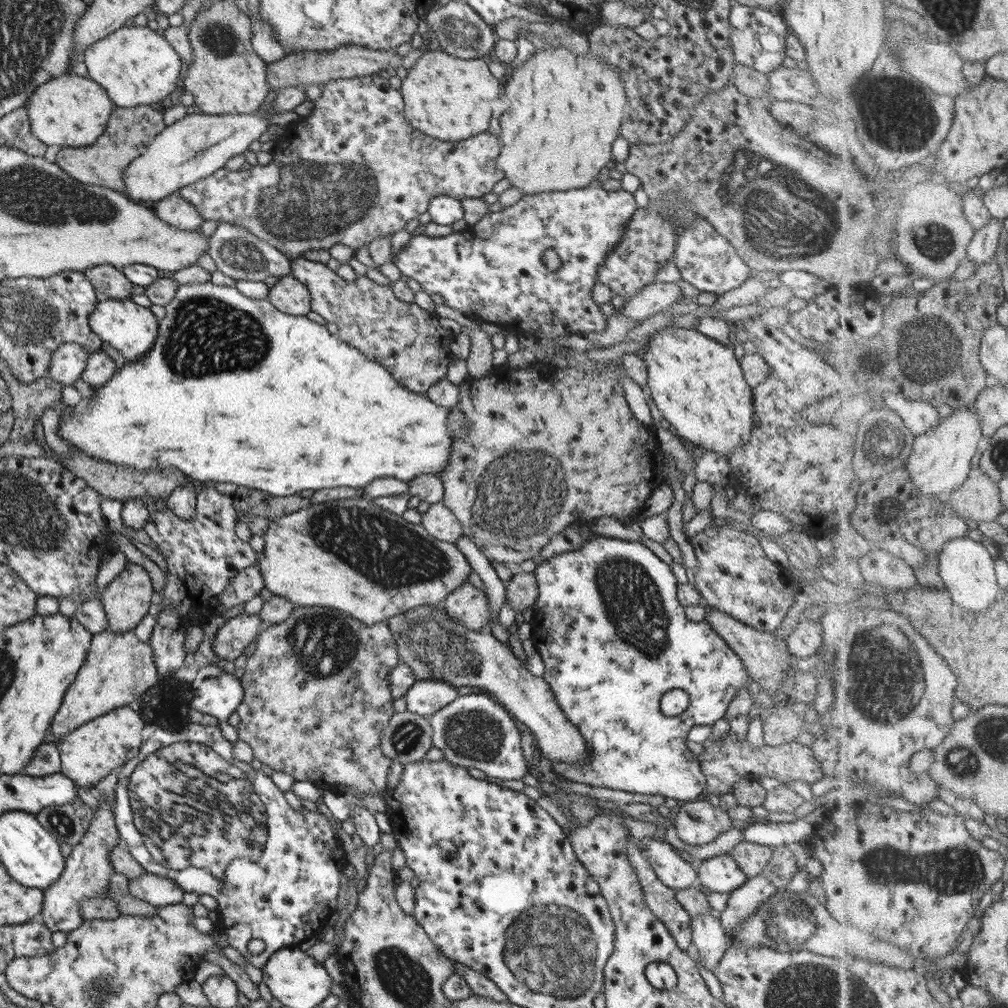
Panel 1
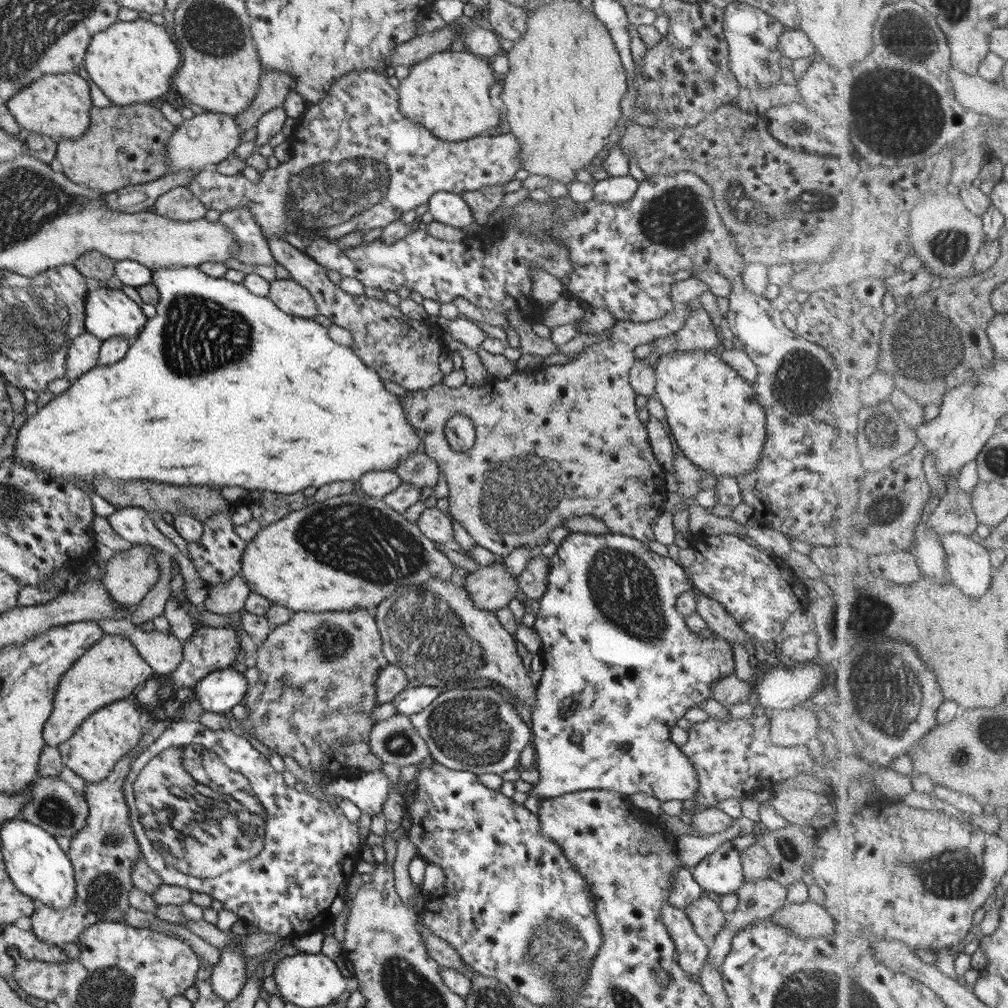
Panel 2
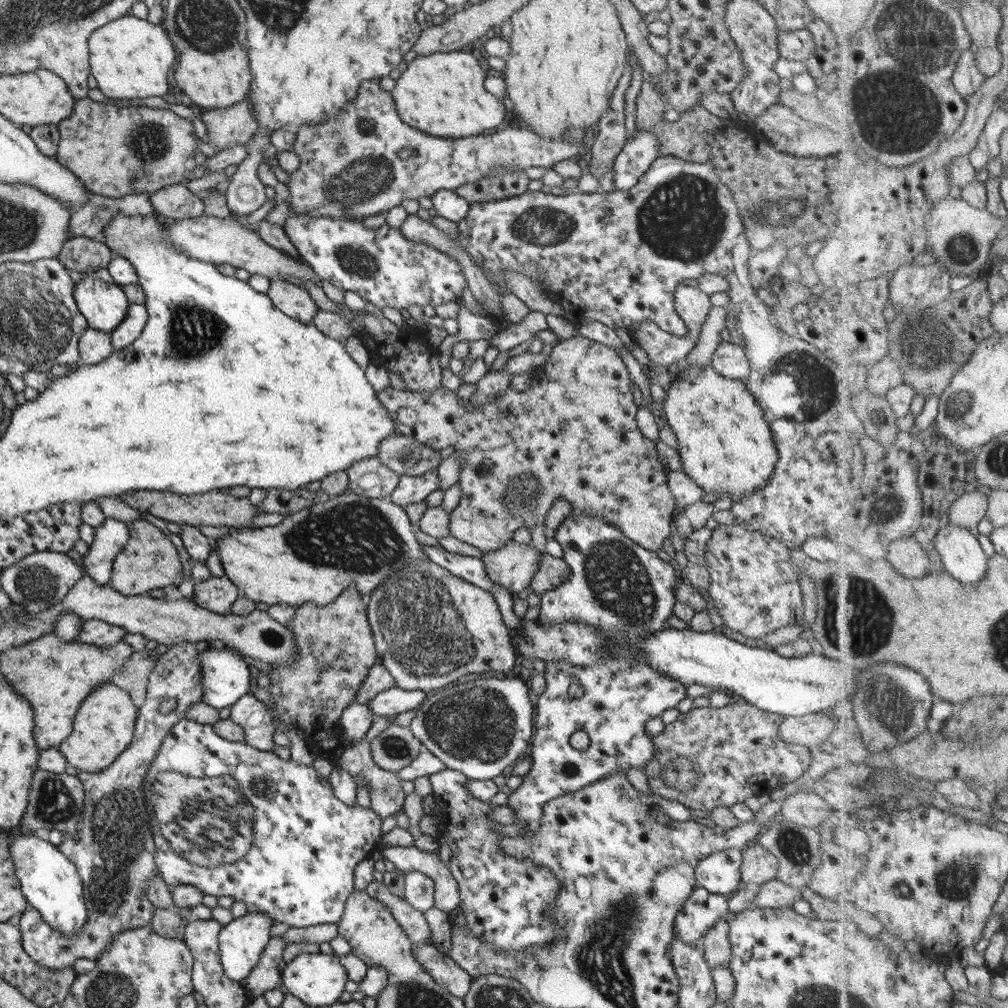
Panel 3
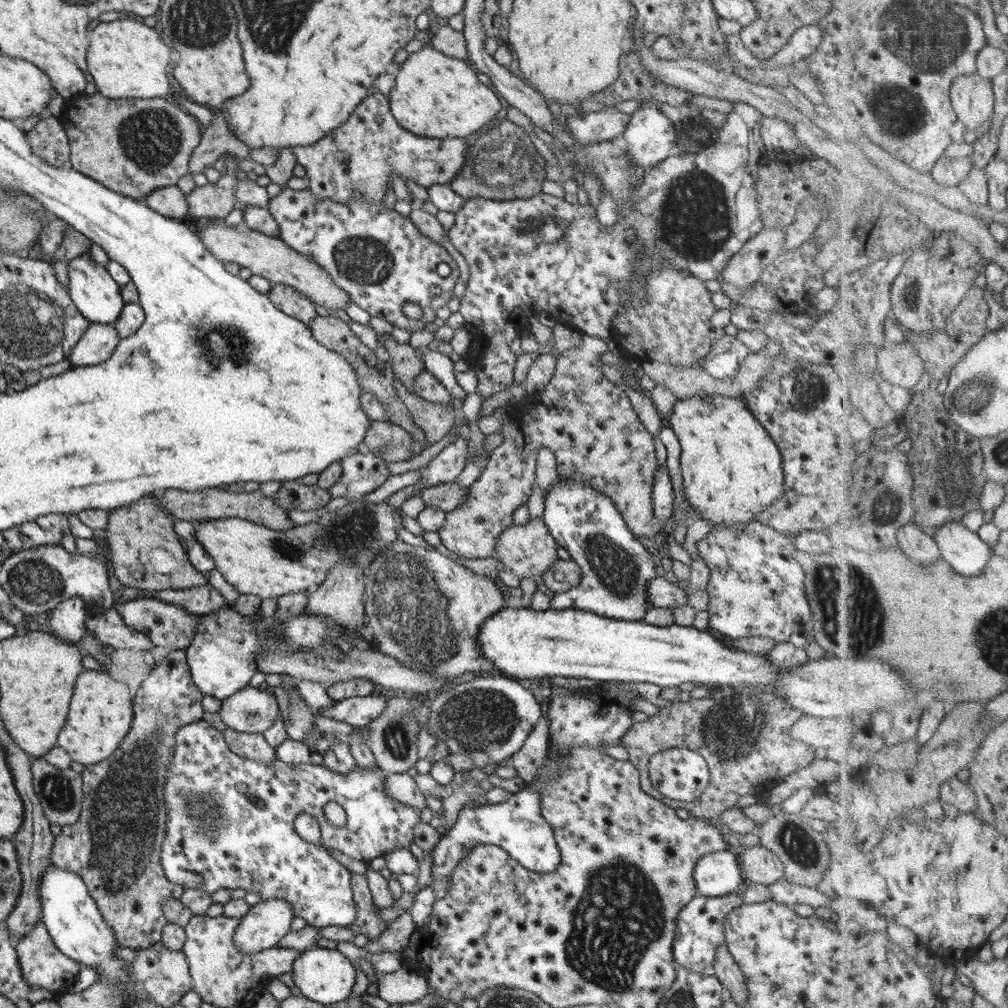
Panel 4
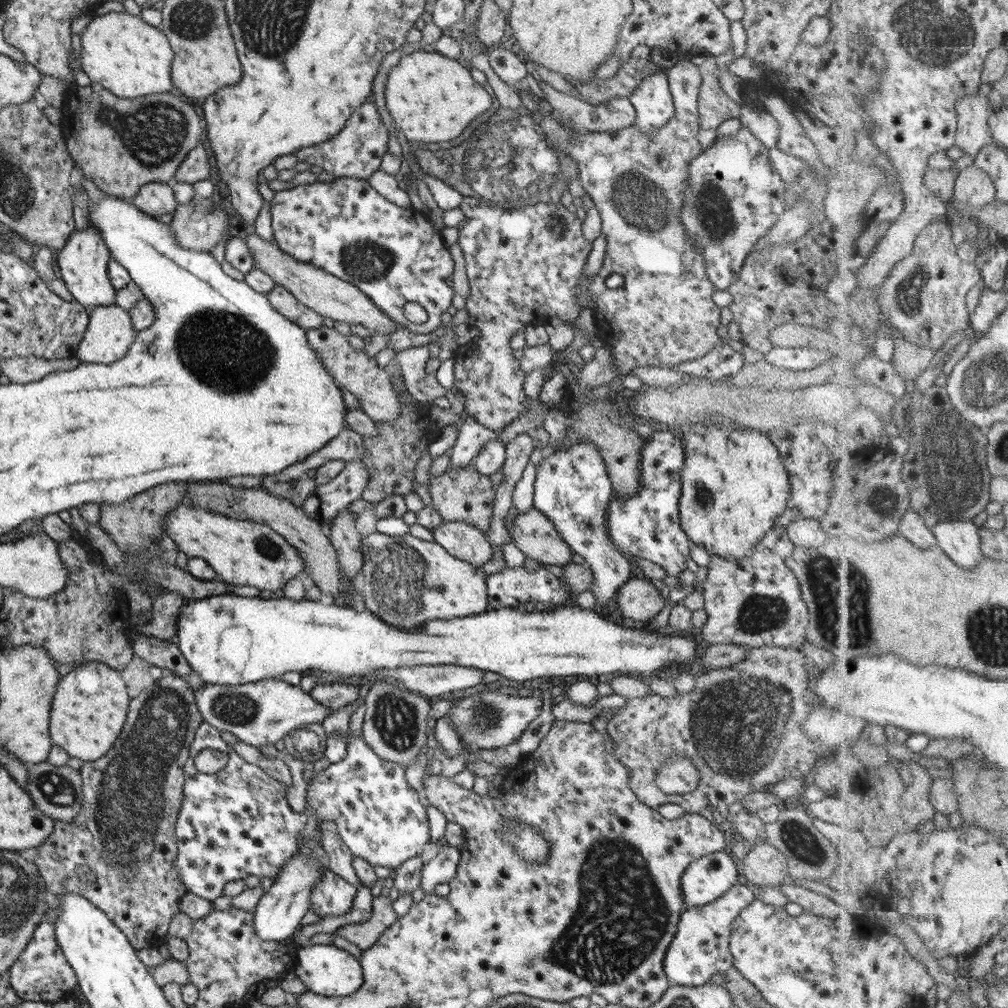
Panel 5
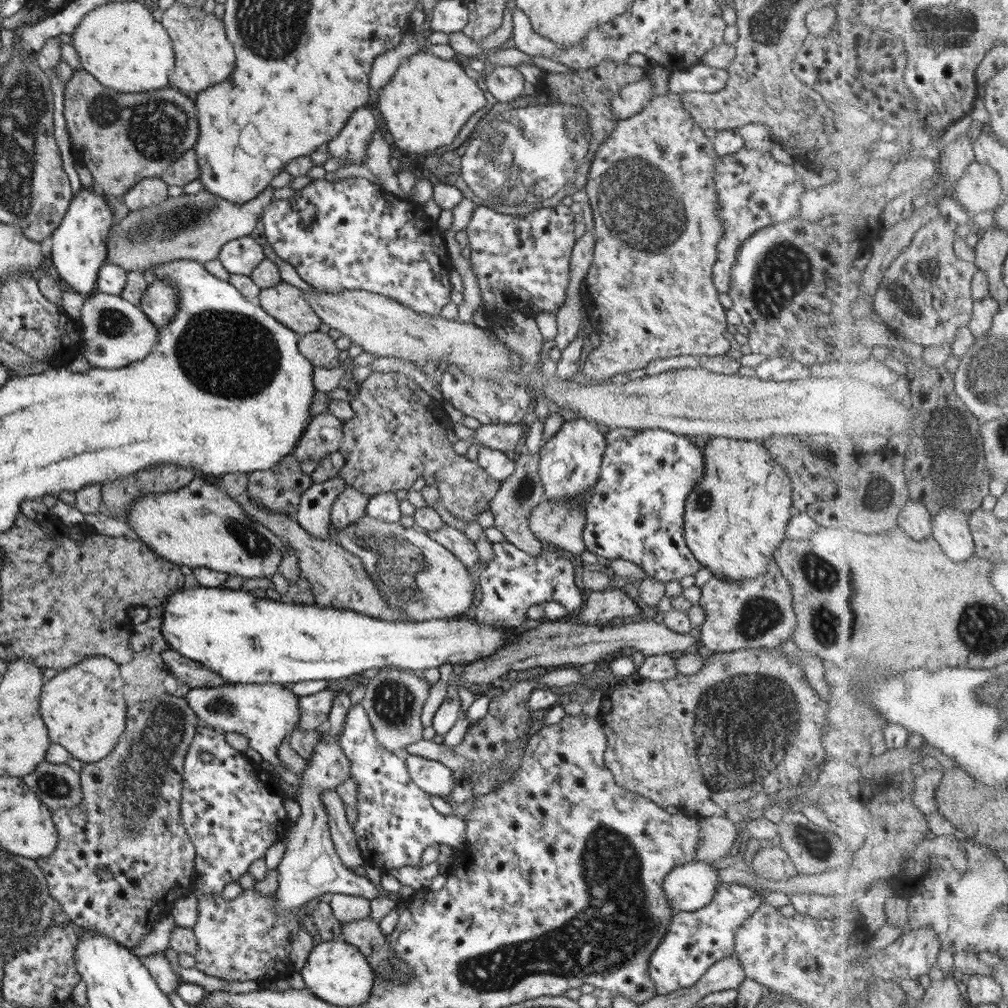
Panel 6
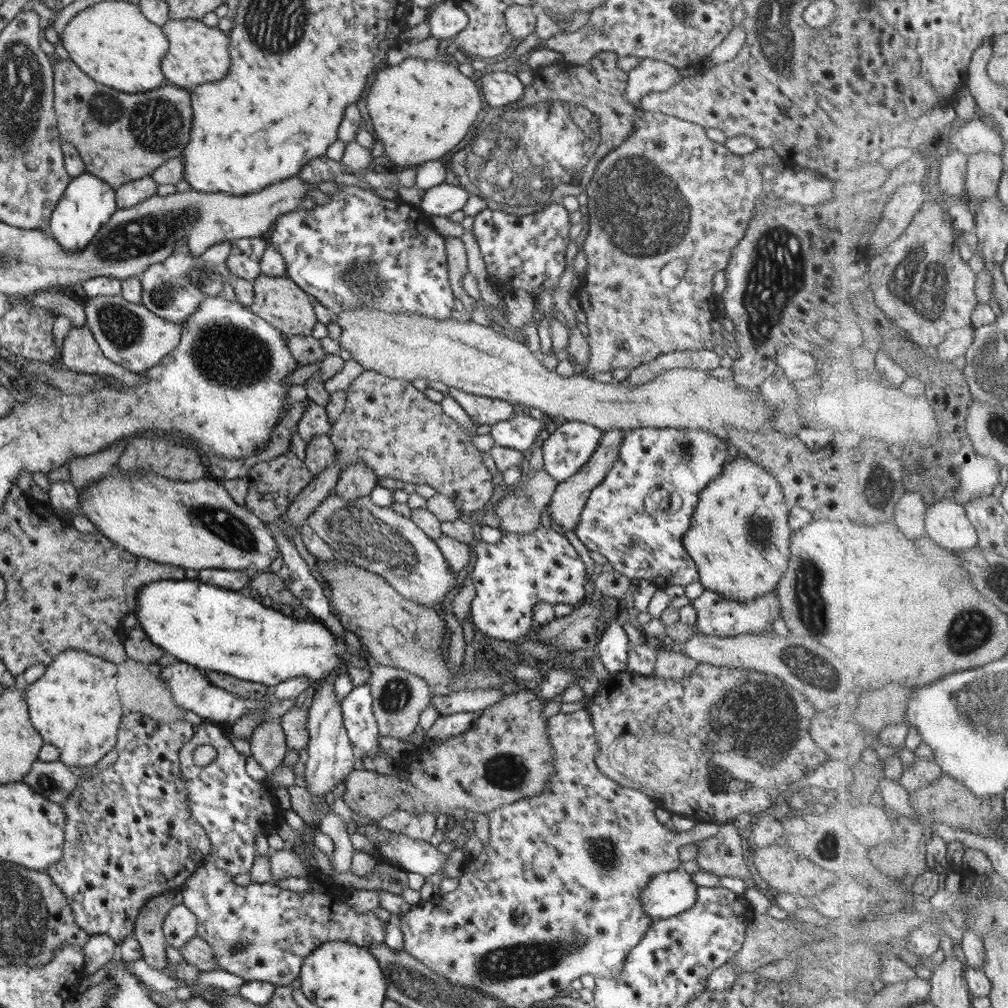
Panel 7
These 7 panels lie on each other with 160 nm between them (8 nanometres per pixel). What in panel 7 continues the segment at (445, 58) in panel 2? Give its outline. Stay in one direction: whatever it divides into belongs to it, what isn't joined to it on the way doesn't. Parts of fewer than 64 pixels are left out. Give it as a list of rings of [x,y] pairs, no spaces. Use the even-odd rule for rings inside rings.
[[[404,58],[395,65],[384,64],[373,74],[365,90],[361,108],[374,140],[383,148],[383,154],[395,166],[418,166],[427,161],[439,160],[463,140],[477,118],[477,112],[481,110],[481,98],[477,86],[470,78],[460,74],[453,60]]]

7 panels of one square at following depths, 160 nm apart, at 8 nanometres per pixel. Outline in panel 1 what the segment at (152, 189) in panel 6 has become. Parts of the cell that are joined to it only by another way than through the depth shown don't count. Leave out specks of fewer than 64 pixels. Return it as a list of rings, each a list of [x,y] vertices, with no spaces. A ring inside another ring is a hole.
[[[173,192],[157,201],[153,209],[159,220],[182,231],[197,231],[202,216],[179,194]]]

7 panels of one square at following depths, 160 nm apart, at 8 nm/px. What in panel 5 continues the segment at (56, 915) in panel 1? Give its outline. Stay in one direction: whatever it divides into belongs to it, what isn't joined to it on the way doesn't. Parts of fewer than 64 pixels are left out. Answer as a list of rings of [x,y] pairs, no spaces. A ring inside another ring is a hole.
[[[169,673],[167,676],[163,676],[163,678],[161,676],[160,680],[155,680],[153,685],[141,691],[136,698],[134,697],[133,699],[130,699],[128,702],[128,711],[125,722],[123,723],[119,736],[115,739],[114,745],[100,759],[94,761],[82,761],[81,766],[78,769],[78,773],[80,774],[81,807],[78,812],[79,818],[77,818],[77,820],[79,820],[81,824],[85,824],[85,822],[83,822],[83,818],[93,818],[95,822],[93,822],[93,826],[91,826],[91,828],[87,826],[87,830],[89,830],[91,834],[93,834],[93,832],[97,832],[101,837],[99,842],[101,842],[101,846],[103,846],[103,850],[105,850],[105,854],[107,854],[107,856],[105,856],[105,862],[117,862],[117,864],[121,864],[121,866],[111,866],[111,868],[105,872],[107,876],[109,876],[109,874],[113,874],[113,876],[111,876],[111,878],[113,878],[113,882],[109,882],[109,884],[95,884],[97,880],[101,880],[101,878],[103,878],[103,876],[99,876],[99,874],[103,872],[103,870],[101,870],[103,866],[87,866],[87,872],[79,872],[79,870],[77,870],[77,866],[73,866],[73,854],[61,854],[61,832],[63,832],[63,824],[61,824],[60,820],[52,820],[54,826],[53,832],[36,849],[34,849],[32,851],[32,855],[30,855],[30,862],[34,869],[38,870],[38,874],[40,874],[39,879],[42,880],[42,884],[44,884],[44,889],[46,890],[49,899],[54,897],[55,901],[57,900],[57,897],[61,894],[65,894],[66,892],[72,892],[73,894],[82,896],[85,900],[88,900],[92,906],[95,906],[95,908],[98,908],[103,912],[103,914],[105,914],[105,916],[126,936],[126,939],[136,950],[157,947],[165,944],[168,924],[179,911],[179,899],[185,892],[187,892],[181,882],[179,873],[174,867],[176,848],[178,846],[173,828],[175,828],[175,816],[177,816],[177,810],[179,810],[183,796],[183,764],[185,764],[185,761],[187,760],[188,750],[192,743],[192,737],[195,734],[196,728],[201,724],[202,718],[200,717],[200,712],[197,710],[194,701],[194,691],[191,691],[191,689],[187,687],[188,685],[183,679],[184,678],[179,677],[179,675],[175,675],[175,673]],[[97,890],[107,890],[107,892],[103,892],[103,894],[119,894],[119,898],[123,898],[123,900],[95,900]],[[41,920],[36,924],[25,948],[8,968],[6,978],[15,994],[23,1001],[55,1002],[61,1000],[65,992],[75,988],[76,978],[57,944],[53,922]]]

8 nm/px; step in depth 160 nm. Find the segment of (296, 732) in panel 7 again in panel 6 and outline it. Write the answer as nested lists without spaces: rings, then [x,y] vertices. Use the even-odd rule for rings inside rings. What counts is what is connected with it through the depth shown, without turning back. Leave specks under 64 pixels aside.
[[[323,689],[309,696],[298,697],[299,720],[295,728],[315,730],[323,727],[334,697],[332,689]]]

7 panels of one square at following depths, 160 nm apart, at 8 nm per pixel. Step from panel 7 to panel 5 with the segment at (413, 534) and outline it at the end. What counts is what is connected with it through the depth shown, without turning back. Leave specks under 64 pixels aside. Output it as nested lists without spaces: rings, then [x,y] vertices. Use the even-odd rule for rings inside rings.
[[[373,532],[362,538],[360,550],[363,566],[359,574],[357,592],[363,598],[365,610],[392,627],[410,631],[426,620],[458,619],[487,611],[487,575],[483,569],[457,560],[434,541],[418,540],[409,533],[401,536],[385,536]]]

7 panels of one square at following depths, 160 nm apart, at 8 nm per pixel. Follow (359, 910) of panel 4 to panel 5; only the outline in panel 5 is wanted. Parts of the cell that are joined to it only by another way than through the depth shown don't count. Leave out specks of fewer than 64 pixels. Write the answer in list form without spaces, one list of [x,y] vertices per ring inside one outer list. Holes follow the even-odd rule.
[[[324,821],[318,824],[320,846],[329,858],[327,867],[341,877],[348,887],[357,889],[359,888],[359,880],[351,866],[352,854],[344,846],[344,842],[335,835],[335,825],[335,823],[329,824],[329,822]]]

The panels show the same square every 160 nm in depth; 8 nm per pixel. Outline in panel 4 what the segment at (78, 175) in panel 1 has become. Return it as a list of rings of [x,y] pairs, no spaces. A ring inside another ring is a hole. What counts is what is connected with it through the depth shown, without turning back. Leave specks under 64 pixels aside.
[[[96,91],[94,94],[91,94],[91,96],[71,98],[71,100],[69,100],[69,104],[65,104],[65,106],[69,106],[69,118],[59,118],[59,120],[63,122],[62,130],[68,140],[68,147],[70,150],[70,168],[80,172],[83,176],[88,176],[91,180],[101,184],[104,188],[121,194],[127,198],[143,201],[144,198],[153,192],[153,190],[167,186],[174,186],[181,176],[188,173],[189,157],[191,152],[193,152],[193,149],[198,146],[198,142],[200,141],[201,126],[193,116],[189,113],[185,114],[185,112],[181,112],[177,106],[173,106],[173,104],[169,103],[167,100],[163,100],[163,97],[153,98],[151,100],[109,99],[97,94]]]

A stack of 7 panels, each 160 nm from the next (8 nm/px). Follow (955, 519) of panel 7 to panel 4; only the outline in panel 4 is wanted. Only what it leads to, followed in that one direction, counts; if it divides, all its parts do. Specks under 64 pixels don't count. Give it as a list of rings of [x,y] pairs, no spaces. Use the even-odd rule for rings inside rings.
[[[960,522],[943,525],[934,538],[941,550],[941,558],[963,576],[980,576],[990,564],[993,553],[977,532]]]

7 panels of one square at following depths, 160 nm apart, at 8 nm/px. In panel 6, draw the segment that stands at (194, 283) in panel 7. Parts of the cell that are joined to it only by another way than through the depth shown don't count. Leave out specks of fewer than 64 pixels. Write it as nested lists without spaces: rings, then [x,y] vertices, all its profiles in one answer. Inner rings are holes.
[[[159,279],[149,280],[138,308],[149,319],[151,325],[160,329],[176,313],[176,288]]]

